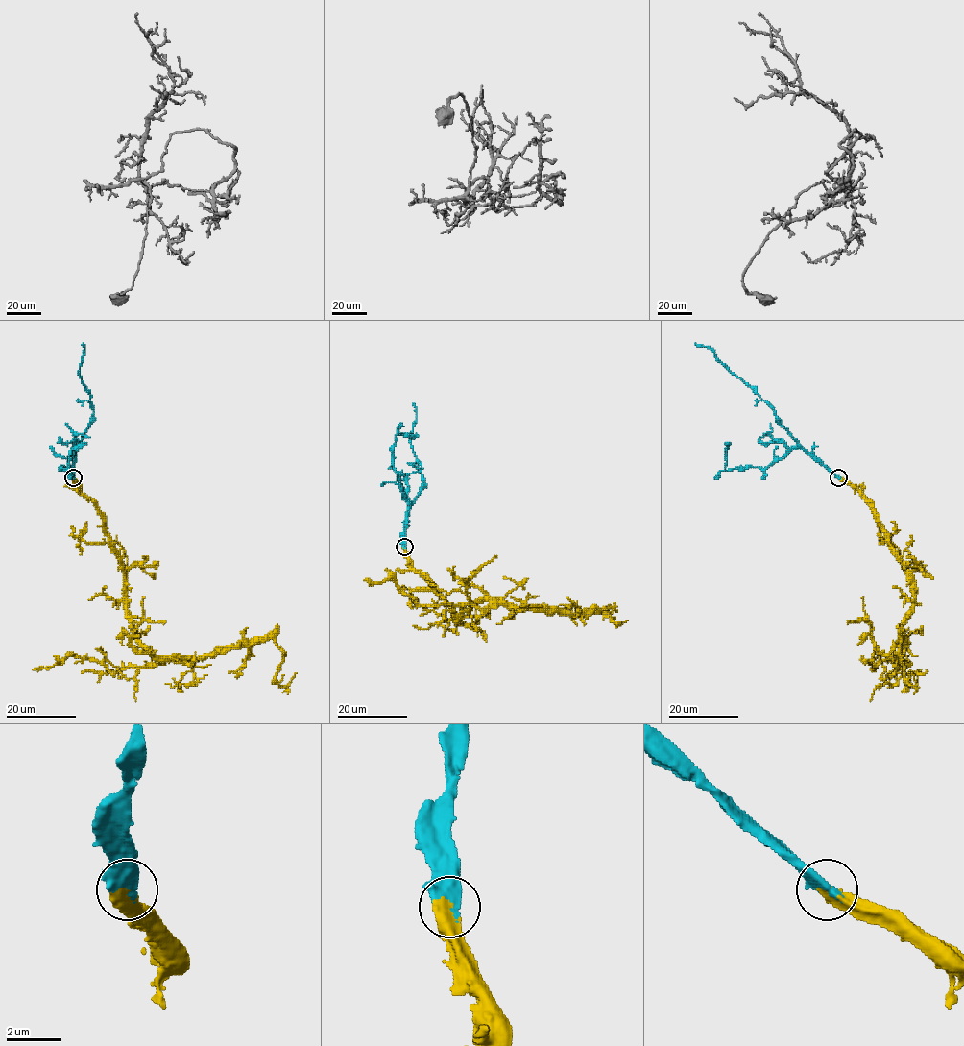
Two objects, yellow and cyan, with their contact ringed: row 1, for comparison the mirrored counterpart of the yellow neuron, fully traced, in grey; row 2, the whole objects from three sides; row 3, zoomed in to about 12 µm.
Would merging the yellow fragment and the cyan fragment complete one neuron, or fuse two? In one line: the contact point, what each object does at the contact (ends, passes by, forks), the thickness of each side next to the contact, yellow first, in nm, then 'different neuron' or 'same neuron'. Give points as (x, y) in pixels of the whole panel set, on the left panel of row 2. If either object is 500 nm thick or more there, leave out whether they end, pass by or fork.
(73, 477) | 550/500 nm | same neuron

